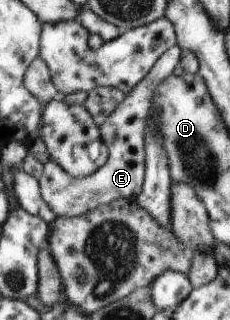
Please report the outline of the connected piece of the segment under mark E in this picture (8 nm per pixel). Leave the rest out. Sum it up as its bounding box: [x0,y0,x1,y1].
[39,45,181,217]

